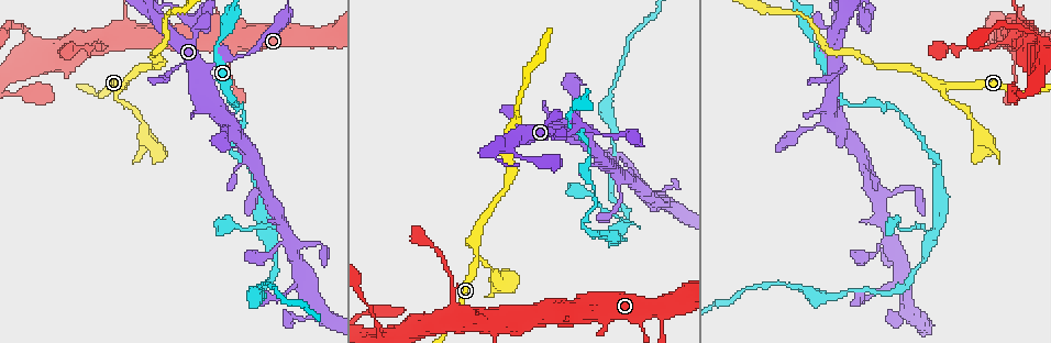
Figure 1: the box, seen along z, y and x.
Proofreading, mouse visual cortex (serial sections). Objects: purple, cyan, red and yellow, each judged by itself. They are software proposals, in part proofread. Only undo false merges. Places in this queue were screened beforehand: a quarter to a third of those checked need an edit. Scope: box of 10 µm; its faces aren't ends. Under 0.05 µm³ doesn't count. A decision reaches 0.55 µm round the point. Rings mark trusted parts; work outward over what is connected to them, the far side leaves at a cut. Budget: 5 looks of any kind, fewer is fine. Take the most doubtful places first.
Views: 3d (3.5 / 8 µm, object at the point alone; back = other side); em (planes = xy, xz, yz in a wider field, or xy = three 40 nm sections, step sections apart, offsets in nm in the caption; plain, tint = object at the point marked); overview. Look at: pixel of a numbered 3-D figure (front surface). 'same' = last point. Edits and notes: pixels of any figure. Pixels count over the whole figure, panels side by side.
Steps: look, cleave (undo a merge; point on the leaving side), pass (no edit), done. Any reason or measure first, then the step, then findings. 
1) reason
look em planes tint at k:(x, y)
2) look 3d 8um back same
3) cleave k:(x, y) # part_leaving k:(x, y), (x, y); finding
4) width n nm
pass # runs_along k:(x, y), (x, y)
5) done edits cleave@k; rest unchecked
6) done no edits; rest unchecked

abrupt turn
look 3d 3.5um at 1:(582, 225)

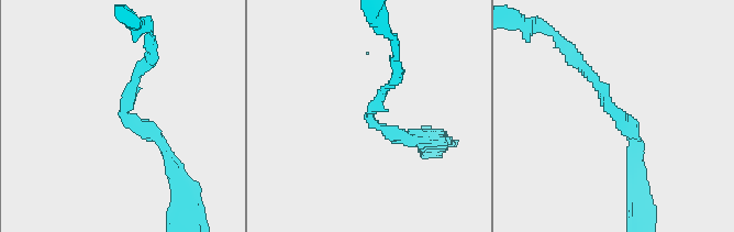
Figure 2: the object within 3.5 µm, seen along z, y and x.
arm_widths 150, 150 nm
look em xy step 1 tint at 2:(122, 111)

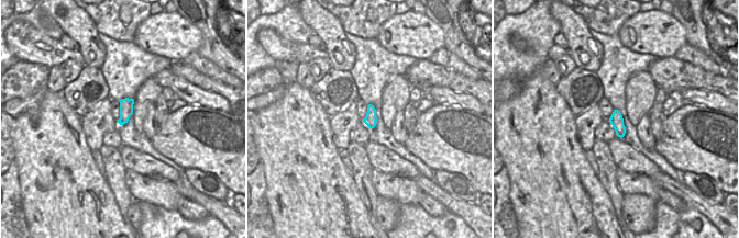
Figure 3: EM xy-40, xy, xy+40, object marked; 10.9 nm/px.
pass # runs_along 2:(577, 58), (633, 133), (633, 163); continuous, no second cell

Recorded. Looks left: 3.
abrupt turn
look 3d 8um back at 1:(930, 238)

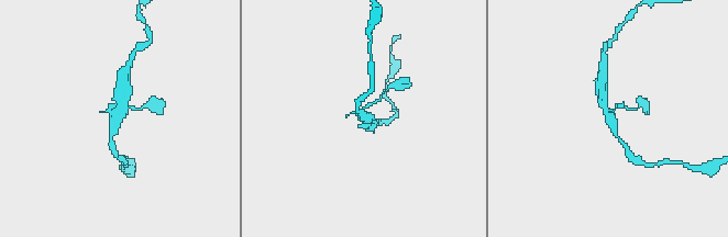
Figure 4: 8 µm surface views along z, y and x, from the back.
zoom in
look 3d 3.5um same

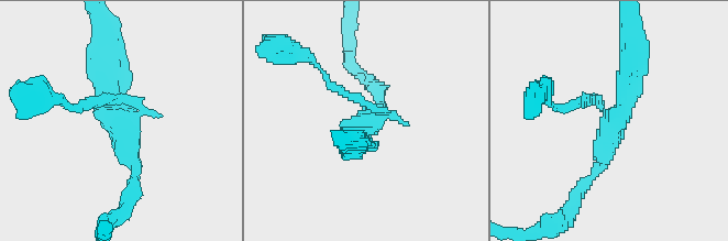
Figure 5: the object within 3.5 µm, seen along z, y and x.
look em planes tint at 5:(609, 125)

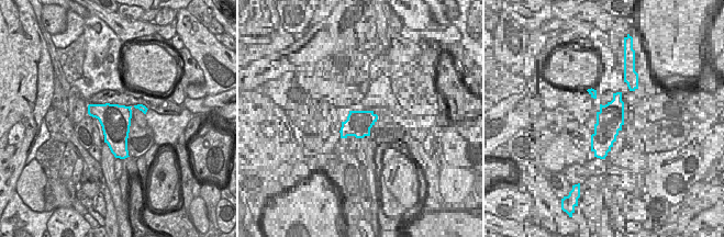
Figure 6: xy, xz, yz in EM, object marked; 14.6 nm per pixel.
cleave 5:(345, 94) # part_leaving 5:(377, 111), (330, 86), (313, 61), (300, 55); a second cell is stuck on

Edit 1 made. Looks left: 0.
done edits cleave@5; rest unchecked

